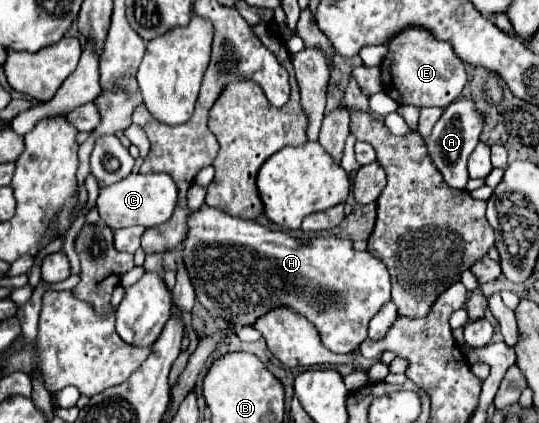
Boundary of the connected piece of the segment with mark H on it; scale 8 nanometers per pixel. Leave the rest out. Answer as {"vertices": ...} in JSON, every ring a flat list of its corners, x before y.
{"vertices":[[202,206,188,216,188,236,184,240,184,264,200,304,220,320,234,324,254,324,274,308,290,308,308,318,320,332,322,342,336,354,354,352,364,340,370,318,390,298,390,274,382,260,370,252,358,252,352,240,338,236,294,238,280,230,268,230,256,222,234,218,216,208]]}

